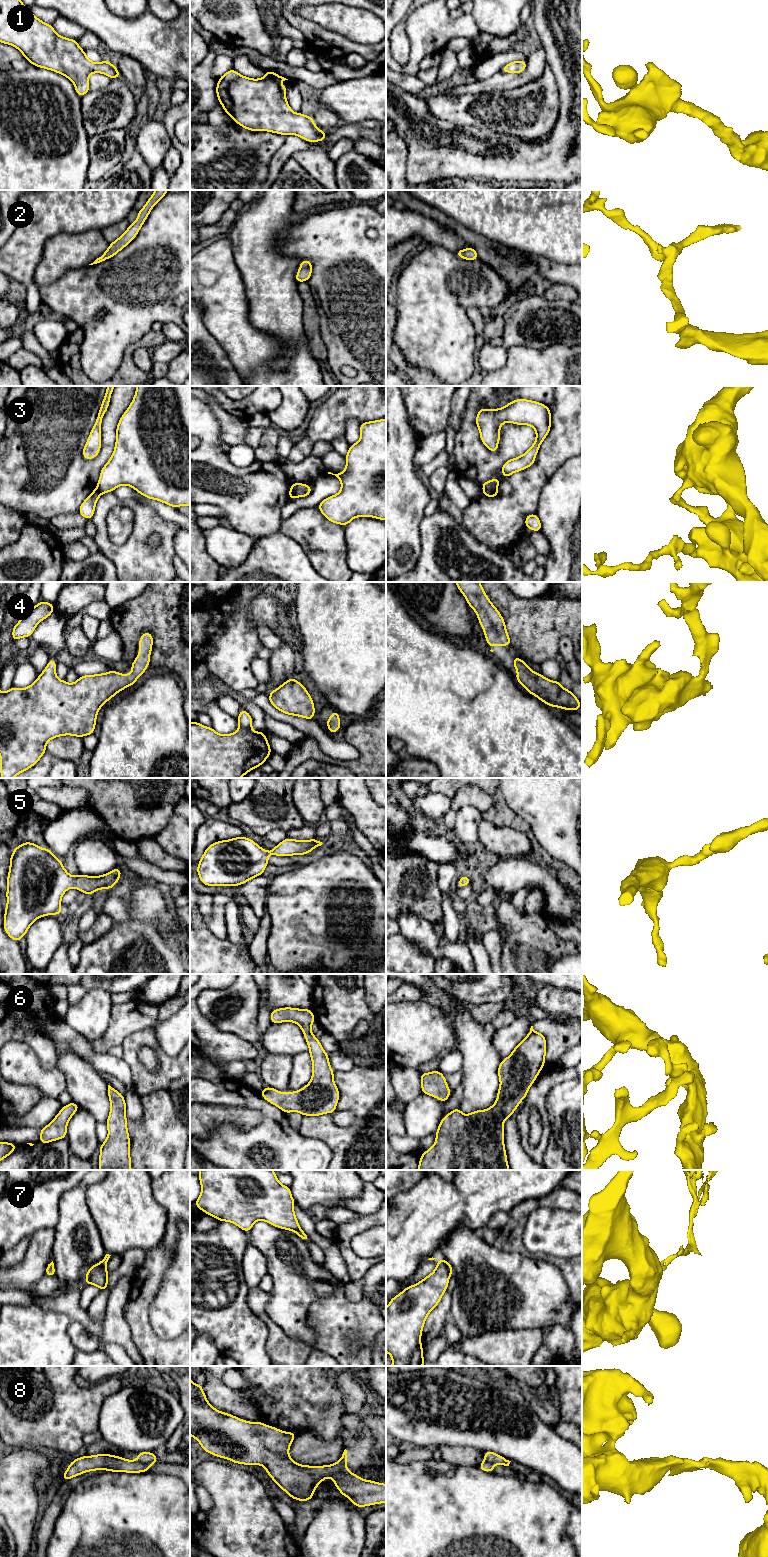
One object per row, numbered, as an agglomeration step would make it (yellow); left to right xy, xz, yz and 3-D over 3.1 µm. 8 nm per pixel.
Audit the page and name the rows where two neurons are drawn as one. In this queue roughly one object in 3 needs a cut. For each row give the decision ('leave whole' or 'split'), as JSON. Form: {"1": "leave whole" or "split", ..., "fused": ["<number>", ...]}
{"1": "leave whole", "2": "leave whole", "3": "split", "4": "leave whole", "5": "leave whole", "6": "leave whole", "7": "split", "8": "split", "fused": ["3", "7", "8"]}

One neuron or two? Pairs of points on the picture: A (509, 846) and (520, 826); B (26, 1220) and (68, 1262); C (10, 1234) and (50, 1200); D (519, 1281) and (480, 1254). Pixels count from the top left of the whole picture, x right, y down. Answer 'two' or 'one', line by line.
A: two
B: two
C: one
D: one

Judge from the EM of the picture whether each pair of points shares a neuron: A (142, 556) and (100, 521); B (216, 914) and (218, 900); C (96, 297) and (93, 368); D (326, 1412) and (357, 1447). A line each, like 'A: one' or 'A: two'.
A: one
B: one
C: one
D: two

